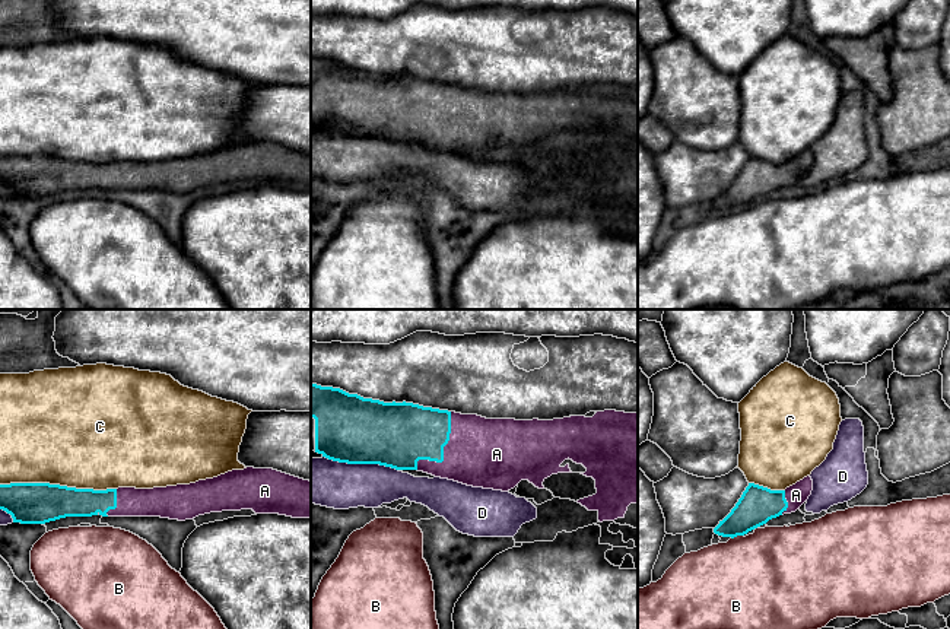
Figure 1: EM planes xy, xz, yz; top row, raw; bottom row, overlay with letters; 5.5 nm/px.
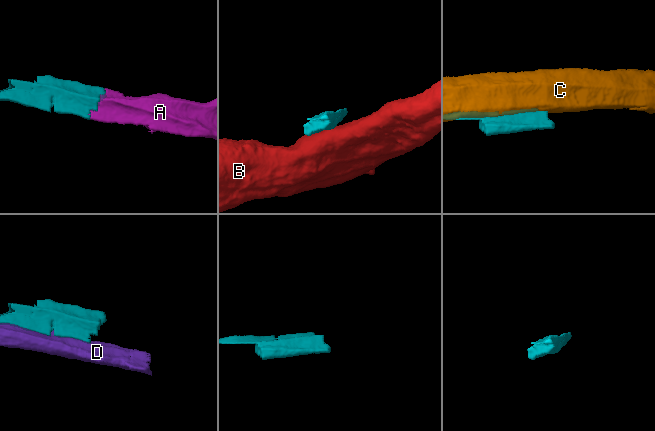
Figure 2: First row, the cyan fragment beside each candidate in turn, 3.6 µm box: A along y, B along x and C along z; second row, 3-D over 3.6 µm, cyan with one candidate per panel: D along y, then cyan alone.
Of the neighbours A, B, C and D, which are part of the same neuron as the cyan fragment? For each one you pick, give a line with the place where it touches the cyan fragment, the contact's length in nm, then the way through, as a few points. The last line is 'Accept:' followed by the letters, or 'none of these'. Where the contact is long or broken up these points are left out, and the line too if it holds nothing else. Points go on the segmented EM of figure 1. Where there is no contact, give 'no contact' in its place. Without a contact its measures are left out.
A: xz (442, 453) | 380 nm
Accept: A

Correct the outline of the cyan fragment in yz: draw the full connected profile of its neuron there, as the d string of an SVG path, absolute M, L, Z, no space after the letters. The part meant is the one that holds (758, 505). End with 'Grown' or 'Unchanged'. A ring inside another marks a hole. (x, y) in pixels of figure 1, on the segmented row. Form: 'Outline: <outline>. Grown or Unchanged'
Outline: M810 476L785 490L771 490L749 483L735 506L722 521L719 521L714 528L714 533L731 539L744 536L772 518L800 509L811 495L811 490L813 480Z. Grown

